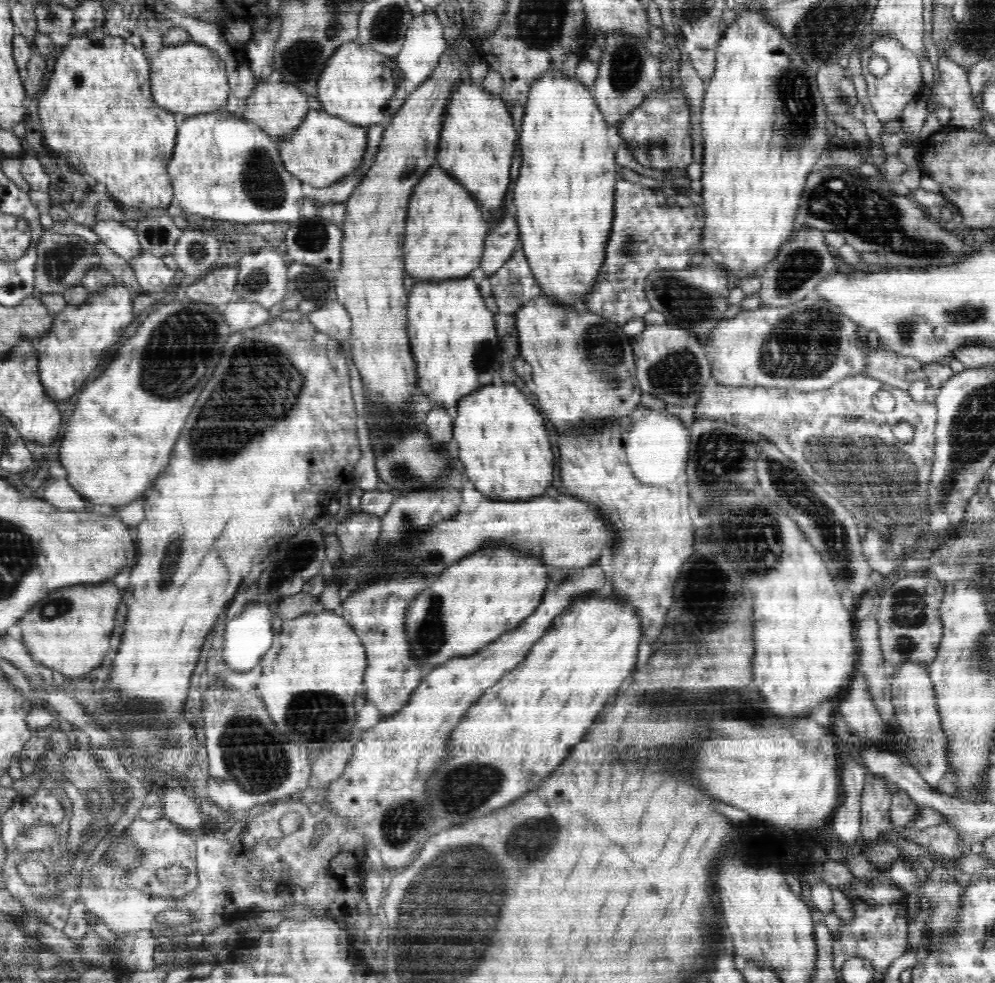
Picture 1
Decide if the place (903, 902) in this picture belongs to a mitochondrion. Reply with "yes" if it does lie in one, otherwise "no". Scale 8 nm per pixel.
no

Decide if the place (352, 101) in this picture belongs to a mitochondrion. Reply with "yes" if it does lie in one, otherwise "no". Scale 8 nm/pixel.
no

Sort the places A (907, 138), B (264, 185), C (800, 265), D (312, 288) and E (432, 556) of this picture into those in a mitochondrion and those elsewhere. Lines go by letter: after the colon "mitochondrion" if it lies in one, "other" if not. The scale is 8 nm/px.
A: other
B: mitochondrion
C: mitochondrion
D: mitochondrion
E: mitochondrion

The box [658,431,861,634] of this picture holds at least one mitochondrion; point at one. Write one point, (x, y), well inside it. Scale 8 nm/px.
(753, 533)

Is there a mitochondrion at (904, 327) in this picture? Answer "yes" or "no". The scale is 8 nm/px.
yes

